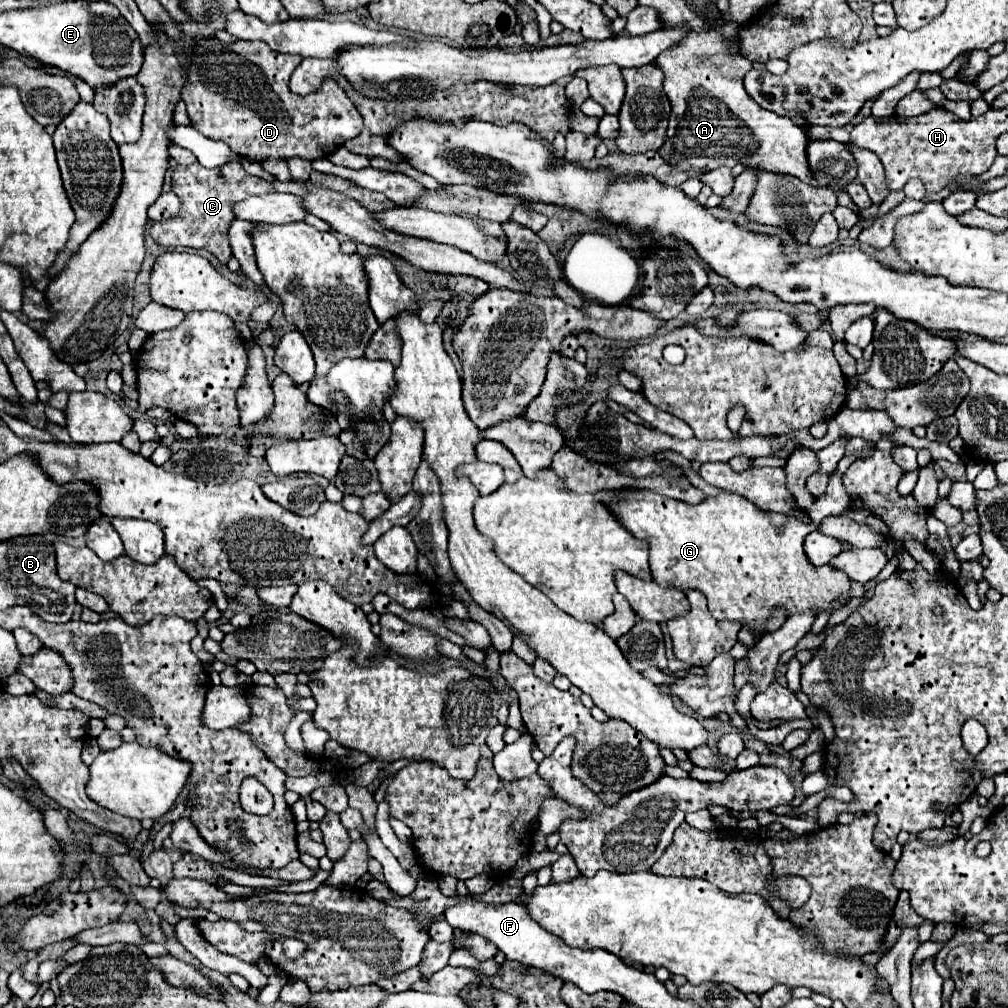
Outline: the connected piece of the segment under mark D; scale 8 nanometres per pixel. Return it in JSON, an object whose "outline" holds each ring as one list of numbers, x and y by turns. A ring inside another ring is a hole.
{"outline":[[203,38,195,46,195,54,191,56,187,68,187,84,183,86,183,102,187,104,187,114,191,116,193,128,197,128,209,140,225,142,239,156,261,162,261,160,289,160,289,158,305,158,317,160,327,158,347,140,359,136,363,130,363,118,359,116,353,102,339,88,337,82,327,80,323,90,299,96,289,90,289,76,299,66,303,58,295,54,281,54,271,50,263,42,247,42,237,40,233,44,223,44,217,38]]}

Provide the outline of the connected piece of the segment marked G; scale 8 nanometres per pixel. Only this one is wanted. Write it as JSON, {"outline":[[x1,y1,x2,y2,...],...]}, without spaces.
{"outline":[[637,488,623,490,619,496,621,500,609,502,609,508,633,536,651,542,653,580,659,586,673,586,683,592,701,590,715,620,739,622,753,636,761,636,773,606,785,608,787,618,807,610,817,616,819,612,833,612,837,604,847,604,851,598,847,574,831,566,815,568,807,560,803,538,815,528,793,516,783,530,777,530,763,510,729,492,709,496,697,506]]}

